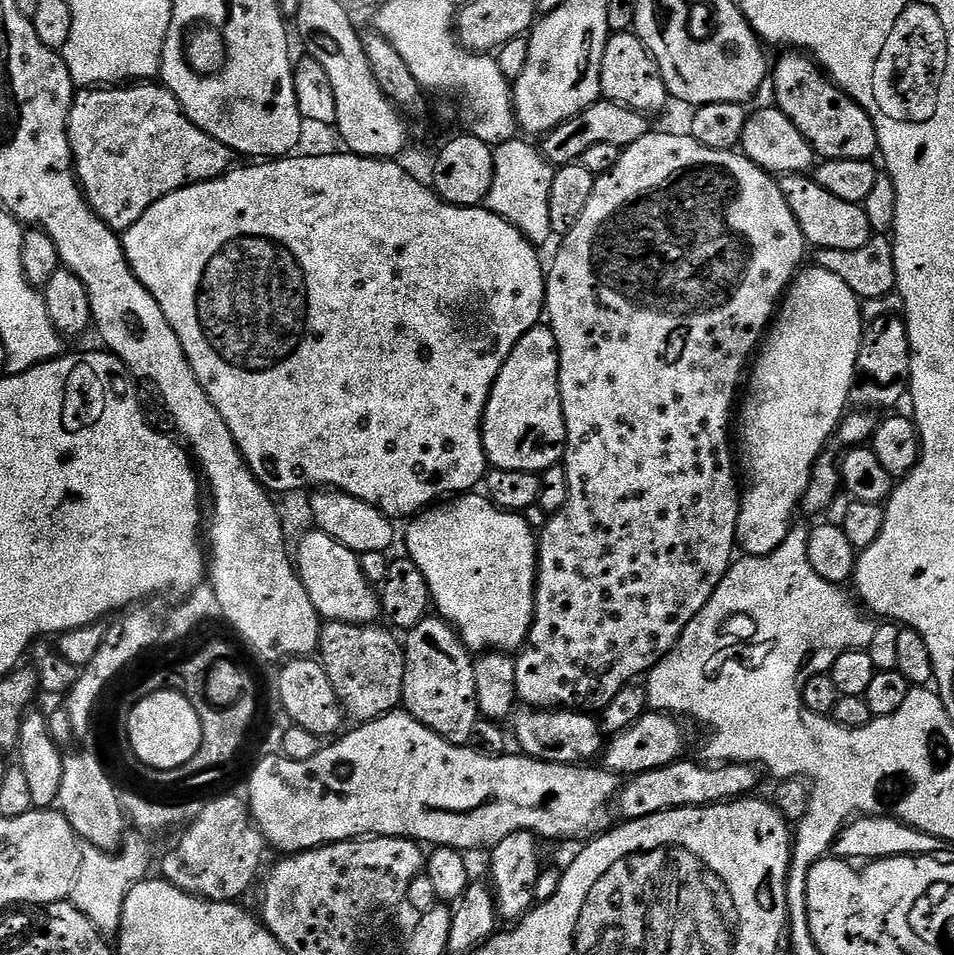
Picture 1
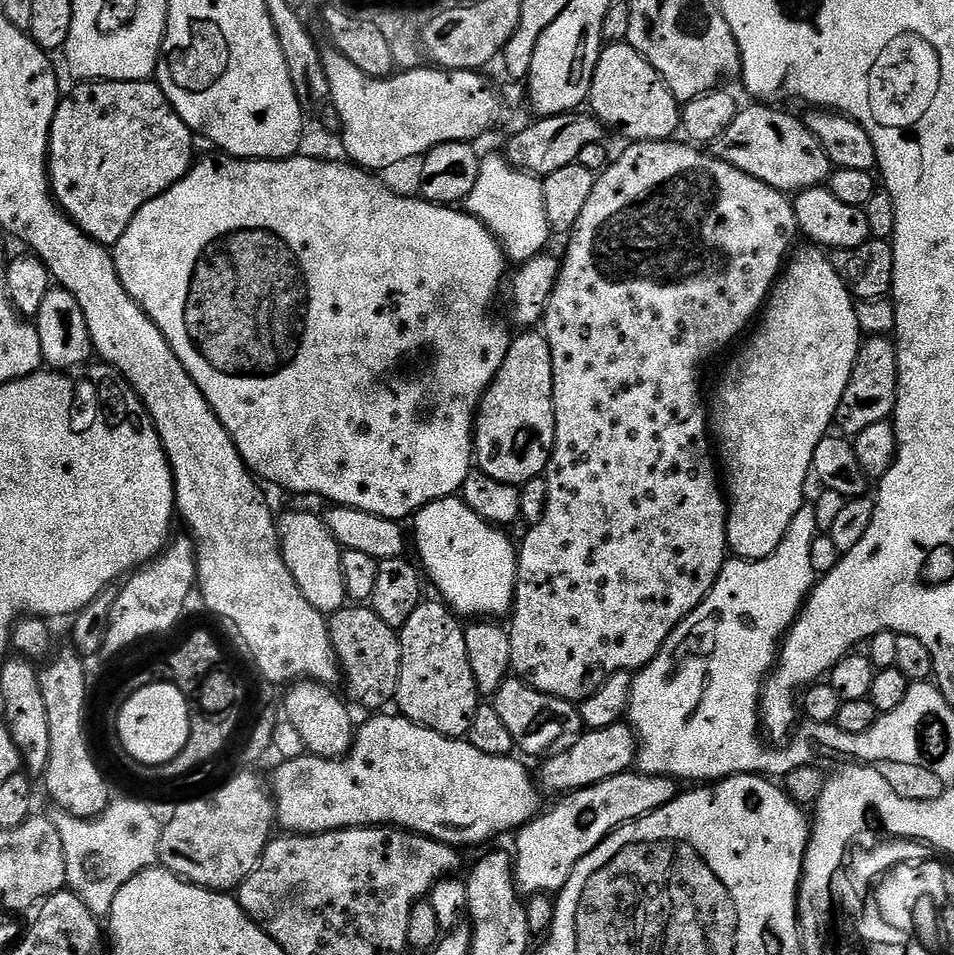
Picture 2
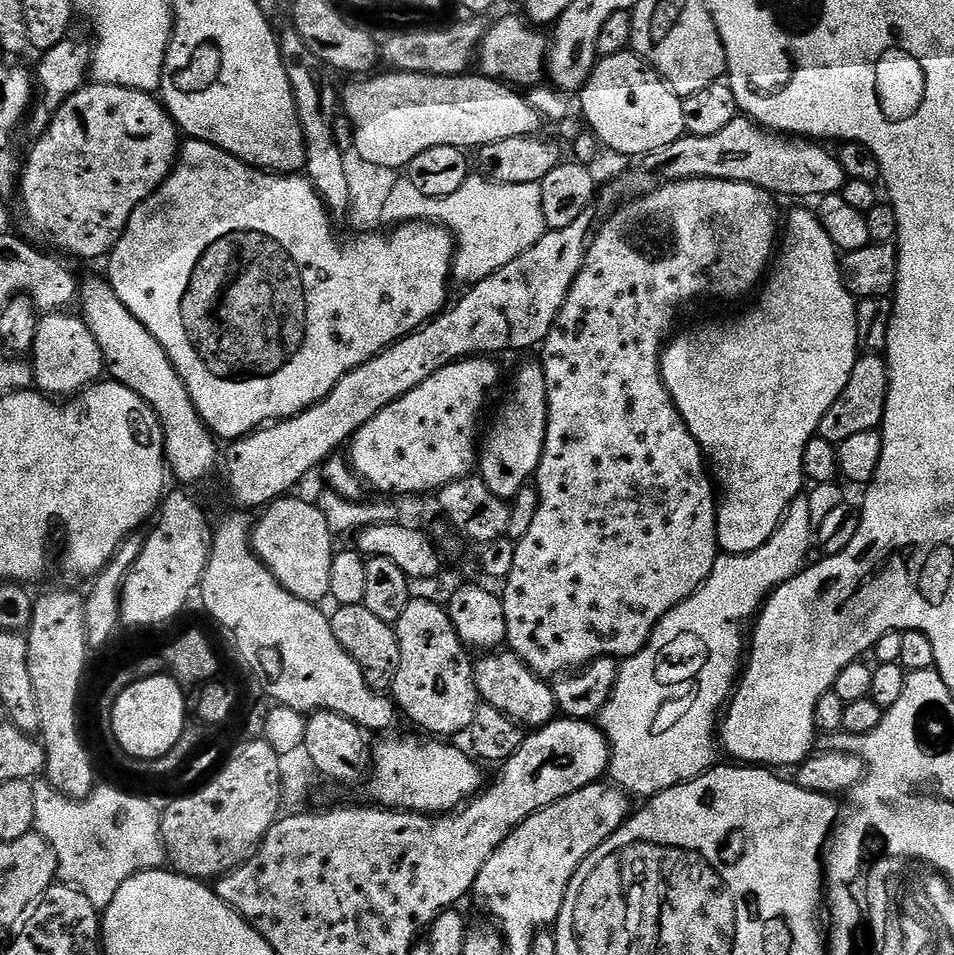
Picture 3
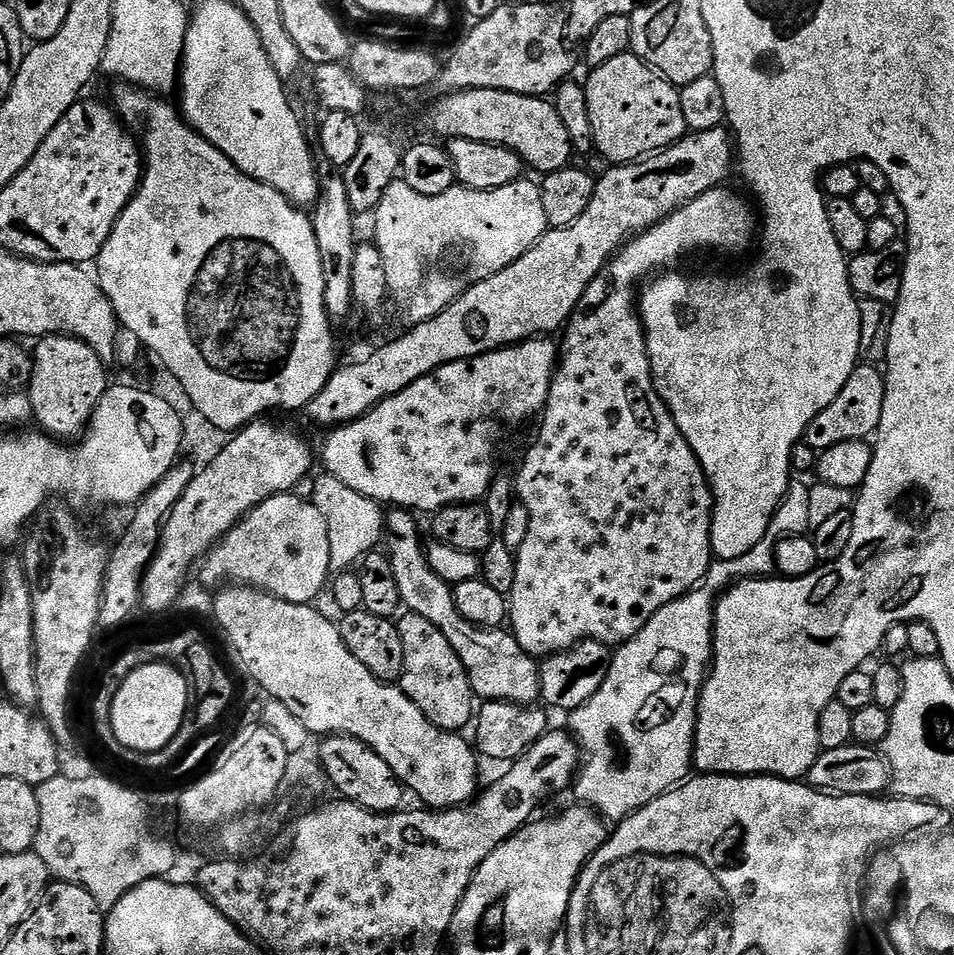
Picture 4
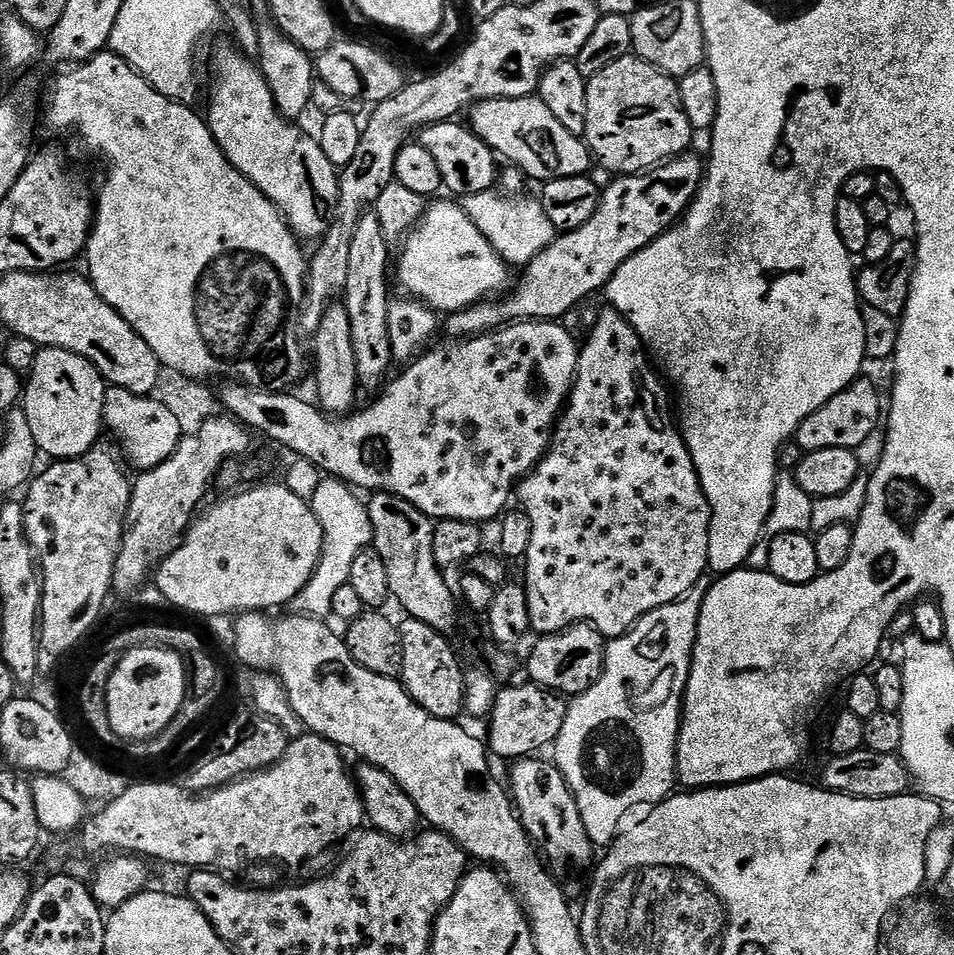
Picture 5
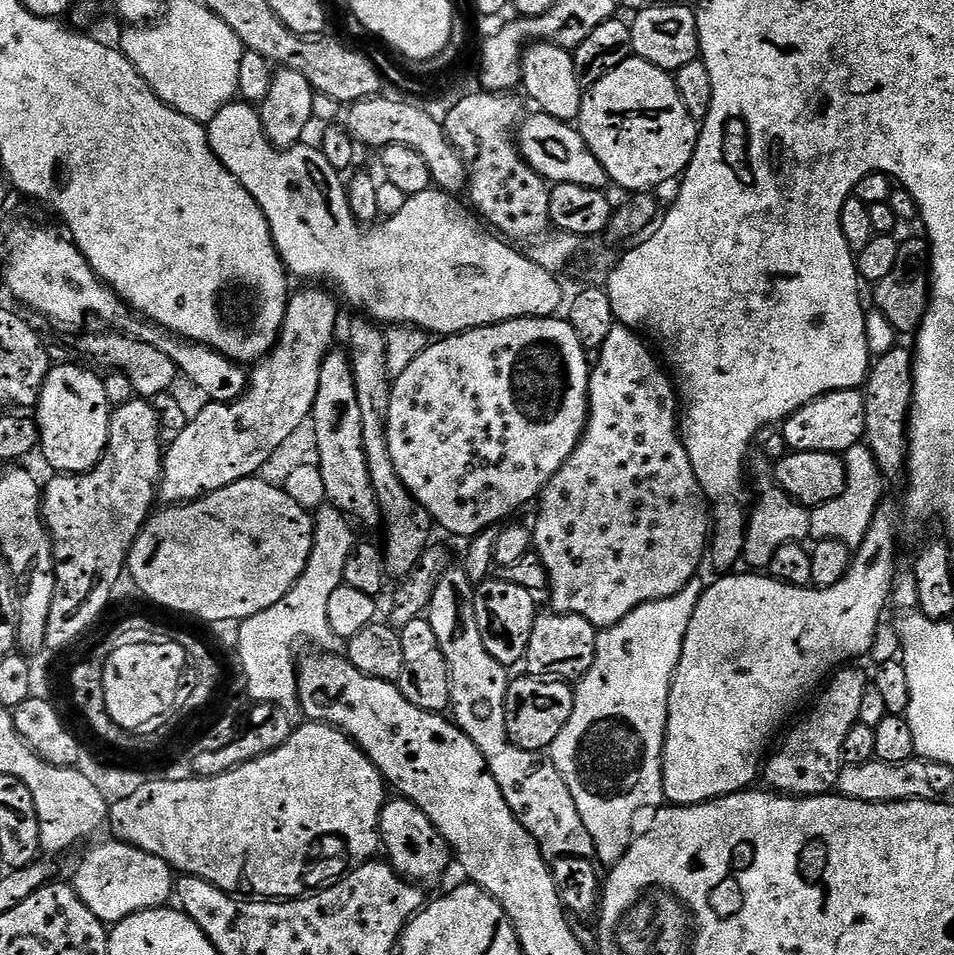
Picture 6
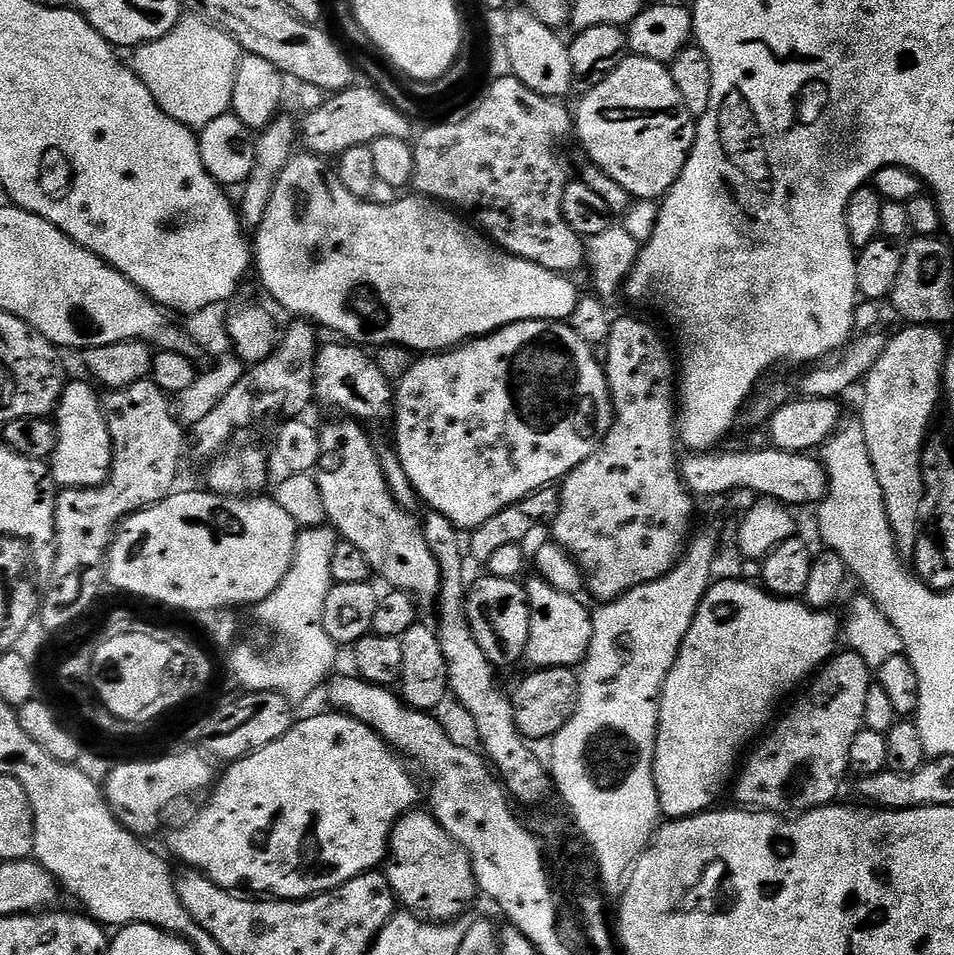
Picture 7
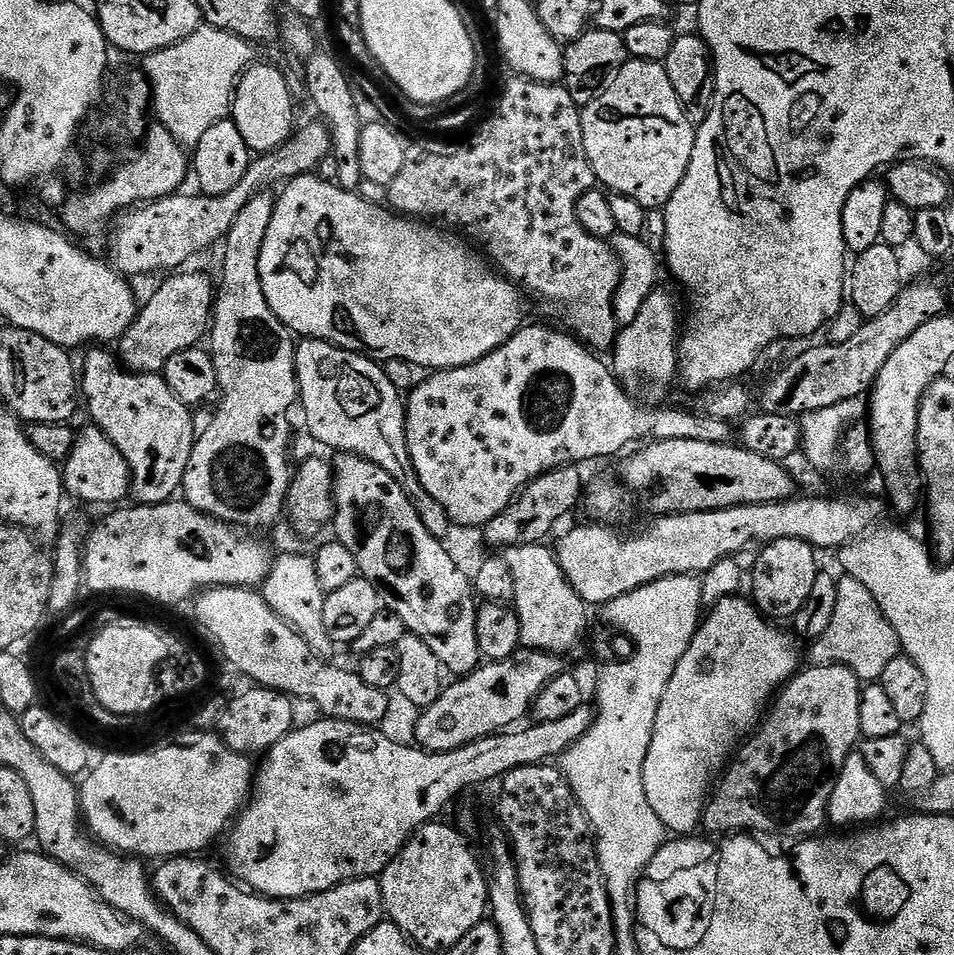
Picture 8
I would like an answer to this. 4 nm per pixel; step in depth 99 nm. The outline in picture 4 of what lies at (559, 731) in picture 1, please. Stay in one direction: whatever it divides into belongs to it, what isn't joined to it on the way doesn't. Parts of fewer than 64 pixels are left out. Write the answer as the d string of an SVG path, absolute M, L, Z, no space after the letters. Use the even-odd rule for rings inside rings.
M392 510L384 518L386 544L388 540L386 555L390 566L394 568L394 579L398 582L401 605L407 611L426 618L426 622L434 622L434 626L438 626L438 630L442 630L446 642L450 642L450 646L454 646L454 654L458 654L458 658L462 658L462 666L466 670L472 691L481 701L505 700L515 704L535 705L540 700L540 664L537 657L526 654L526 650L522 650L522 646L518 646L511 631L505 630L503 627L478 628L466 618L462 618L462 614L458 614L458 606L452 597L453 585L447 584L442 578L438 578L438 574L434 574L434 570L430 570L426 544L425 541L420 541L420 528L416 525L415 519L417 520L417 517L408 510Z

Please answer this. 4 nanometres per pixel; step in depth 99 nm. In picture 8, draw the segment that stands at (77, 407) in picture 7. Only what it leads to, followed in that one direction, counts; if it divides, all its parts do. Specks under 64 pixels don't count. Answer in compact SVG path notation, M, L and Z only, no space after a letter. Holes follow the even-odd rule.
M95 426L87 427L79 429L74 450L70 450L68 459L63 461L62 475L65 493L69 497L77 496L88 504L119 505L127 501L130 496L132 486L130 466L126 458L122 458L118 446L114 446L109 433Z

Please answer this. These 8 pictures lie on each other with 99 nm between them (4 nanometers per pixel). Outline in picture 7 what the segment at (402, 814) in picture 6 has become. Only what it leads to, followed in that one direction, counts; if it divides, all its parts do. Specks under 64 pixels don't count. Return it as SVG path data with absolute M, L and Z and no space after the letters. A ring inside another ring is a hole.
M420 811L406 813L394 826L388 840L390 863L386 875L392 893L407 911L432 922L452 922L463 917L468 903L478 896L472 863L464 849L455 844L450 834L446 834L431 811Z

